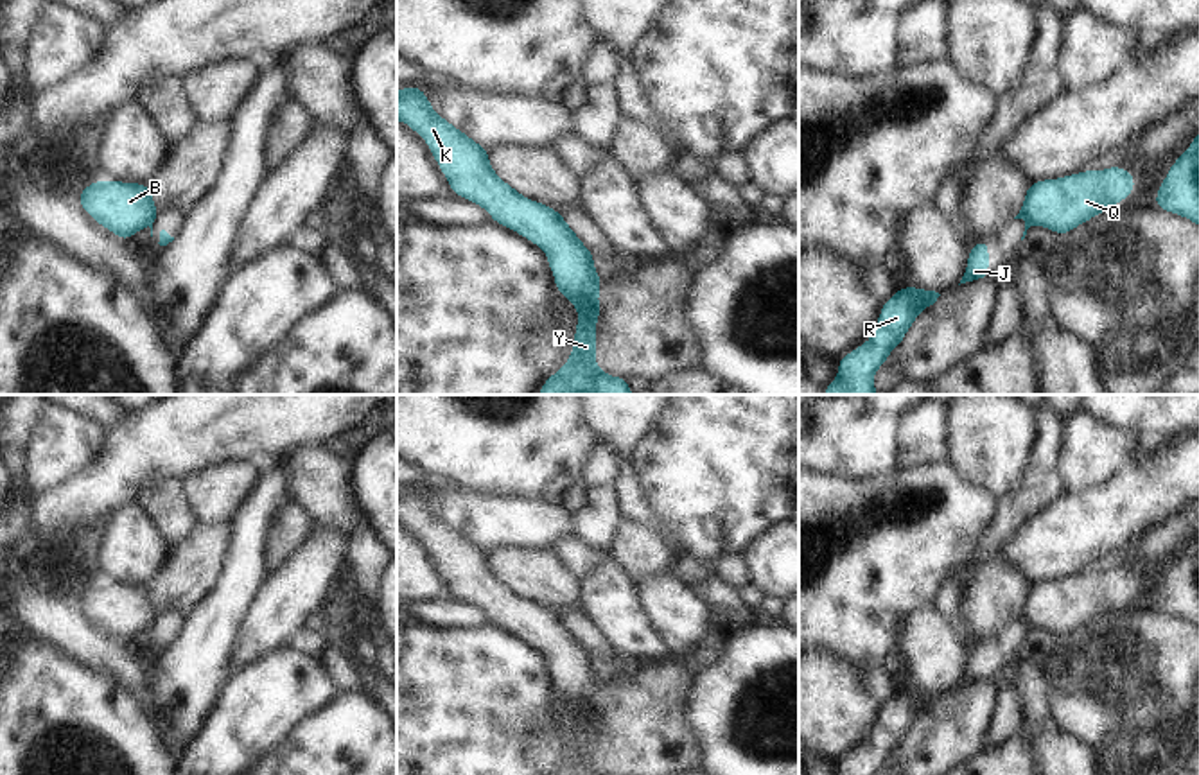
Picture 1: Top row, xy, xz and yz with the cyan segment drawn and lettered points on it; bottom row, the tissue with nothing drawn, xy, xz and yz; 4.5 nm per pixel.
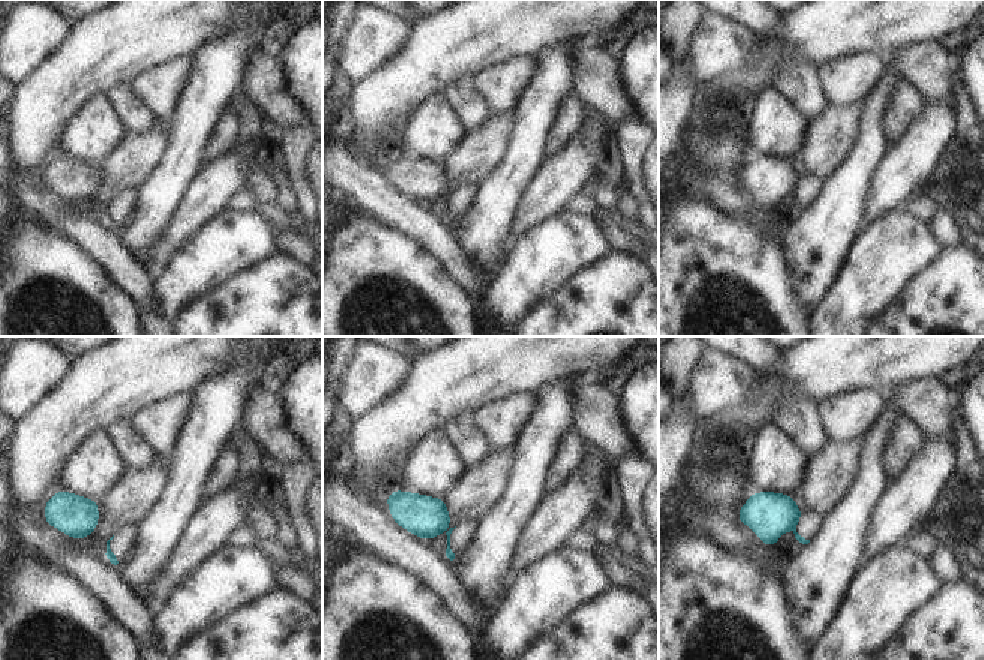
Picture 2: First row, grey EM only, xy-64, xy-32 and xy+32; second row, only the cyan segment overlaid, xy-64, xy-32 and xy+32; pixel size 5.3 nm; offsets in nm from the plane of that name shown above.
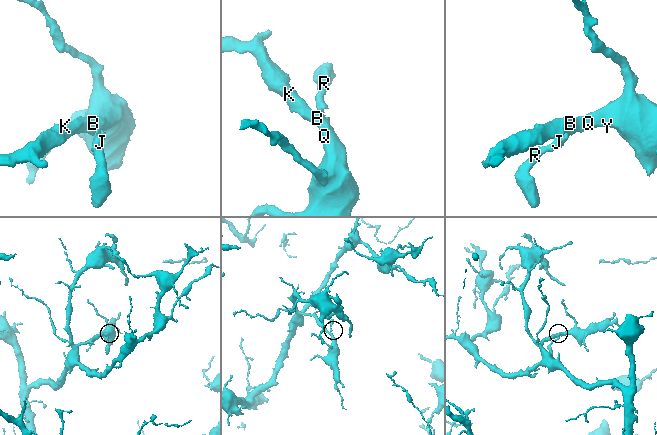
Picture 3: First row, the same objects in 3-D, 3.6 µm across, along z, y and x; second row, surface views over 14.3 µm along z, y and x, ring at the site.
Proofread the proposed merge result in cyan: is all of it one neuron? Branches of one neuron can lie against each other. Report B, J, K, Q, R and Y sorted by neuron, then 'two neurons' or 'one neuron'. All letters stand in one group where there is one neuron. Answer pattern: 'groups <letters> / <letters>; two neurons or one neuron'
groups B K Q Y / J R; two neurons

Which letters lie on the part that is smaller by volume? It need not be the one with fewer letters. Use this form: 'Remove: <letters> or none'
Remove: J, R

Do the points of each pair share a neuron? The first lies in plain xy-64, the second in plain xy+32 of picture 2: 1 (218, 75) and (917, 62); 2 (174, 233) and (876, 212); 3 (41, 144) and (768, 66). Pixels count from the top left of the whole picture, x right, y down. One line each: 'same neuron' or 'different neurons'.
1: different neurons
2: same neuron
3: same neuron

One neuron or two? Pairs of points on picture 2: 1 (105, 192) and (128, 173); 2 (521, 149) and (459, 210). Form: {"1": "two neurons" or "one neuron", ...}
{"1": "one neuron", "2": "two neurons"}

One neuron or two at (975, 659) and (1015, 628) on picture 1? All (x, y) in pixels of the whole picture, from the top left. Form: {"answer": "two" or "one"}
{"answer": "one"}

